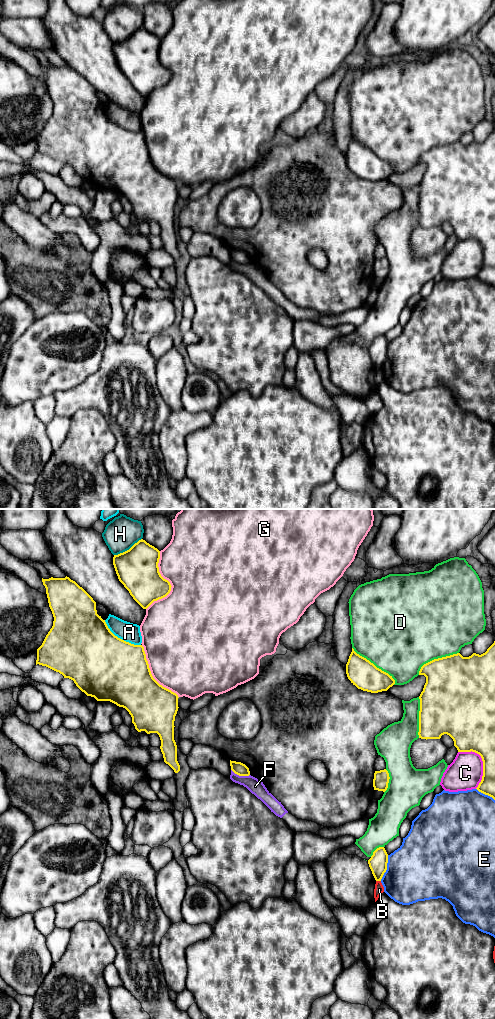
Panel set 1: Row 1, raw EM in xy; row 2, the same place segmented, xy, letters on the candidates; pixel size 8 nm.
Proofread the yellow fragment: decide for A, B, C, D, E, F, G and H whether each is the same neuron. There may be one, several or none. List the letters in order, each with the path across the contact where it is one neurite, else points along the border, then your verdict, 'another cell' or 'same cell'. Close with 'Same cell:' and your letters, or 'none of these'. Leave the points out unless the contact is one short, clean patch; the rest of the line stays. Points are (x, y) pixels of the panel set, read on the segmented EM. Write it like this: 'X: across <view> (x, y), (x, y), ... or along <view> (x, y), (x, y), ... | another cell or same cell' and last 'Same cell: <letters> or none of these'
A: another cell
B: another cell
C: another cell
D: another cell
E: another cell
F: along xy (231, 769), (239, 775), (249, 775) | another cell
G: another cell
H: another cell
Same cell: none of these

